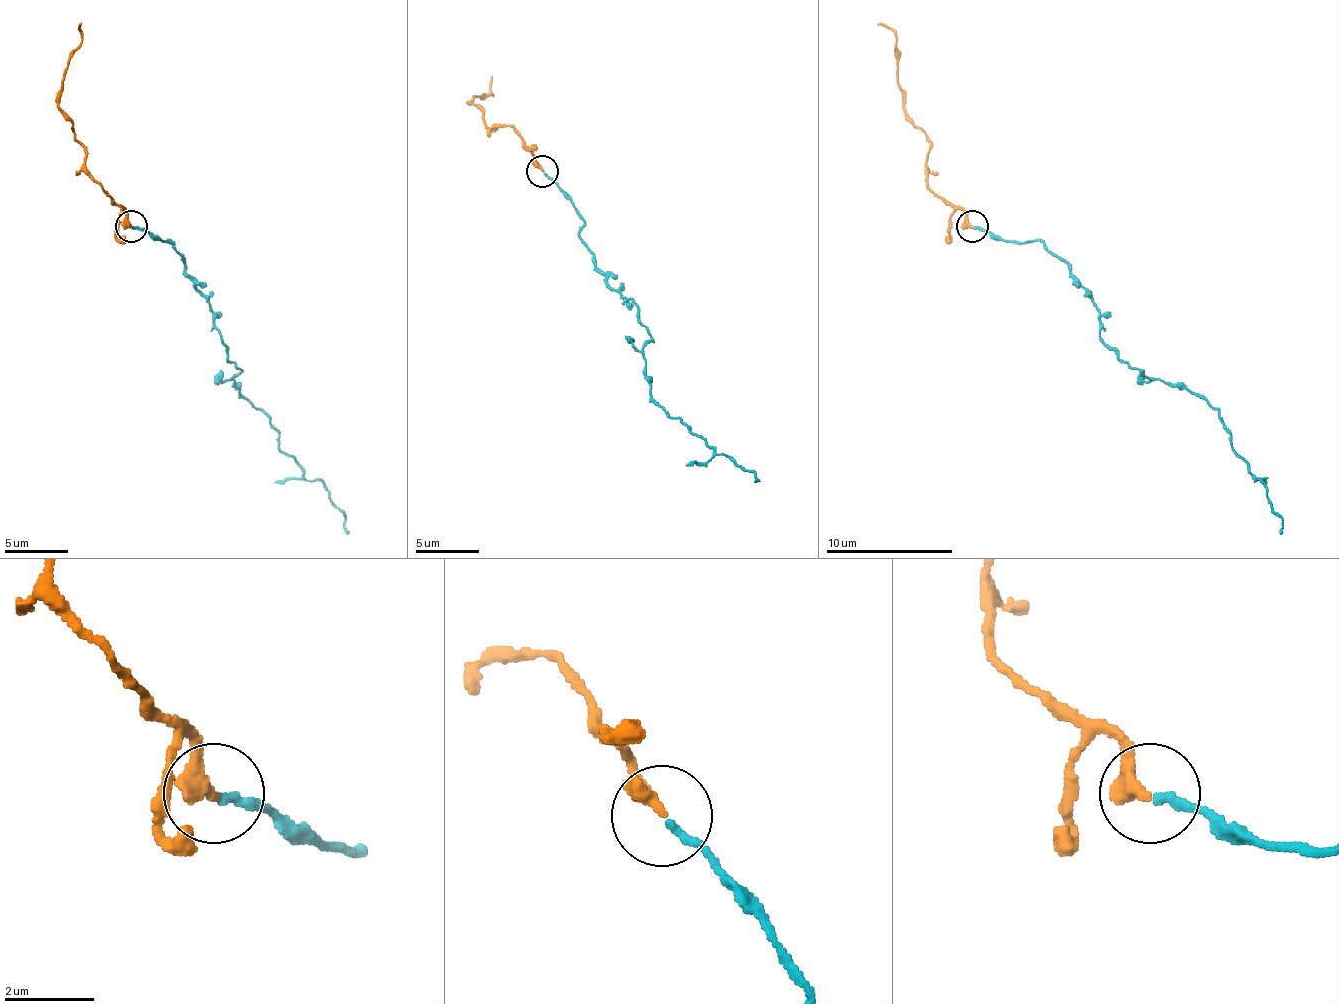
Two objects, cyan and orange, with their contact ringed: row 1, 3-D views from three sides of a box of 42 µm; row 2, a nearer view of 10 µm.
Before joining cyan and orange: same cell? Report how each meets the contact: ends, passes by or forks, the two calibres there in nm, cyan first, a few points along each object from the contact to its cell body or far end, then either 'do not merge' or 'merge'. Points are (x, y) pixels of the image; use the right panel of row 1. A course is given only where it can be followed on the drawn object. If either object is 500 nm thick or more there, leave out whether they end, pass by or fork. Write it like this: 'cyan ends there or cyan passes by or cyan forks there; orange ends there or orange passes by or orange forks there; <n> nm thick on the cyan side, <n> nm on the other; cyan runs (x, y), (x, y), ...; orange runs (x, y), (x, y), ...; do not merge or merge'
cyan ends there; orange ends there; 180 nm thick on the cyan side, 400 nm on the other; cyan runs (973, 227), (1040, 240), (1091, 297), (1110, 348), (1218, 411), (1231, 446), (1266, 488), (1281, 535); orange runs (973, 227), (928, 185), (925, 170), (928, 141), (903, 106), (897, 36), (878, 23); merge

